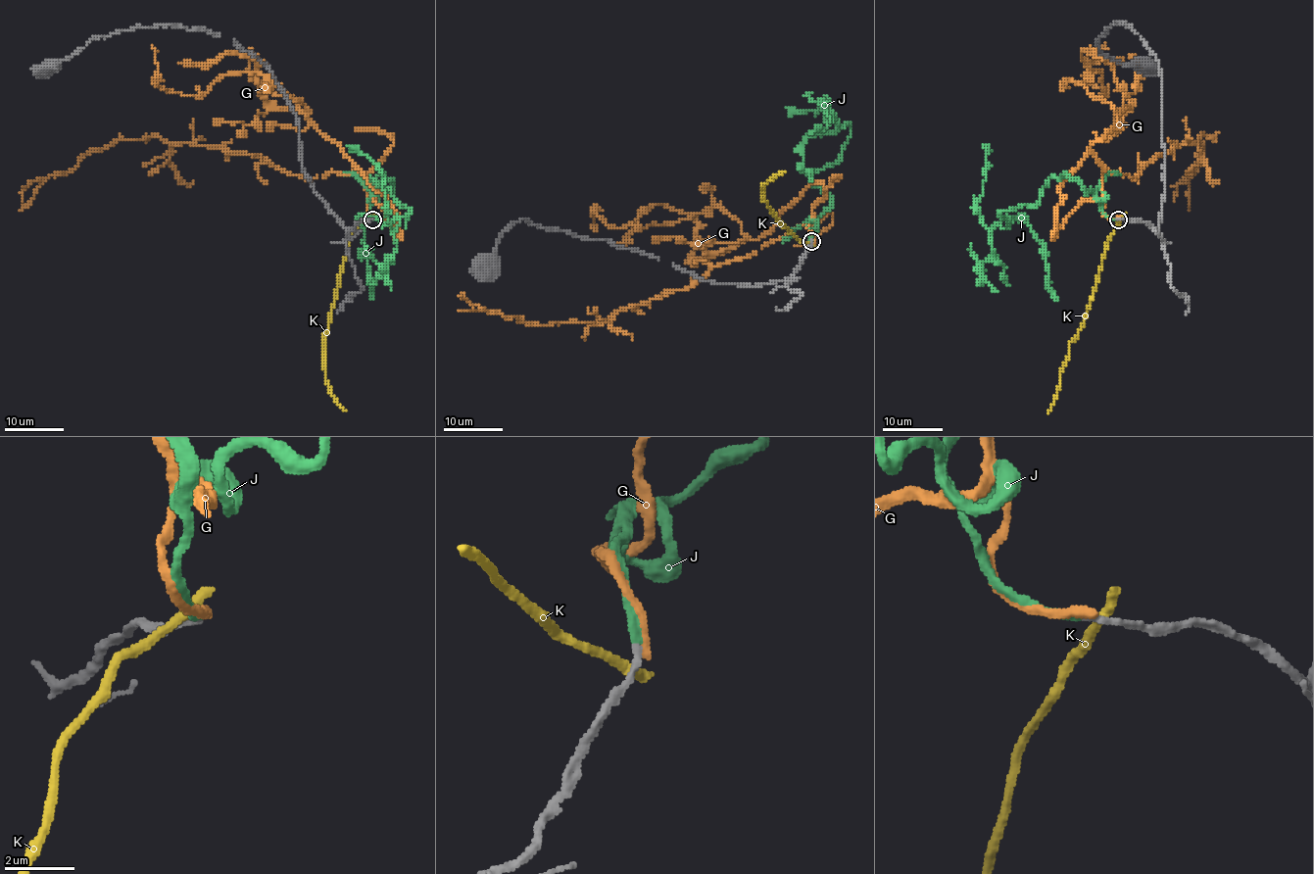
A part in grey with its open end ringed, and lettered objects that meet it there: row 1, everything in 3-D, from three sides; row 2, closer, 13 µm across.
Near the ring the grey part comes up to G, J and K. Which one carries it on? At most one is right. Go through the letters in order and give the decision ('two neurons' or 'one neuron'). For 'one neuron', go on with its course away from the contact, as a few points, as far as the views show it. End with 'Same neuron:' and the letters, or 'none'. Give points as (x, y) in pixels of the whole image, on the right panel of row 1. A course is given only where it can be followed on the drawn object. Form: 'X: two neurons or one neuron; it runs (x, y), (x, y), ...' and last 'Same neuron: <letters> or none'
G: two neurons
J: one neuron; it runs (1118, 219), (1102, 211), (1104, 196), (1062, 173), (1033, 206), (997, 213), (1026, 222), (1043, 245), (1056, 301)
K: two neurons
Same neuron: J

